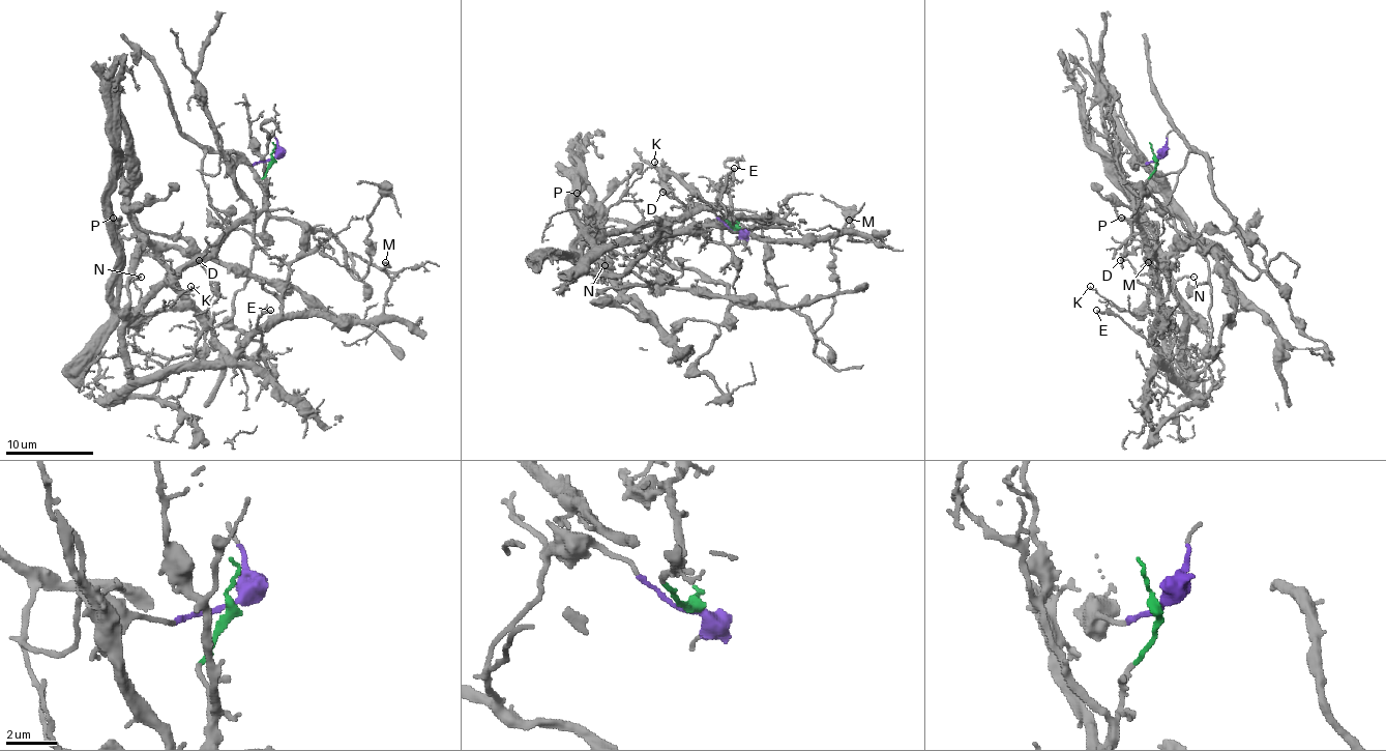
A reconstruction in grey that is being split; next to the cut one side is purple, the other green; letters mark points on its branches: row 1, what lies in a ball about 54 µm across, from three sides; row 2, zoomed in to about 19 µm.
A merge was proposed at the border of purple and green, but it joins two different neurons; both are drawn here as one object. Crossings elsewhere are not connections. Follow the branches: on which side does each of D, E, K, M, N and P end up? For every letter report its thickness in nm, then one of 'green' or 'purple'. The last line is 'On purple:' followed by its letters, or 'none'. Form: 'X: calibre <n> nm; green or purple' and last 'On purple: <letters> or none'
D: calibre 160 nm; green
E: calibre 170 nm; green
K: calibre 130 nm; green
M: calibre 180 nm; green
N: calibre 150 nm; green
P: calibre 200 nm; green
On purple: none

